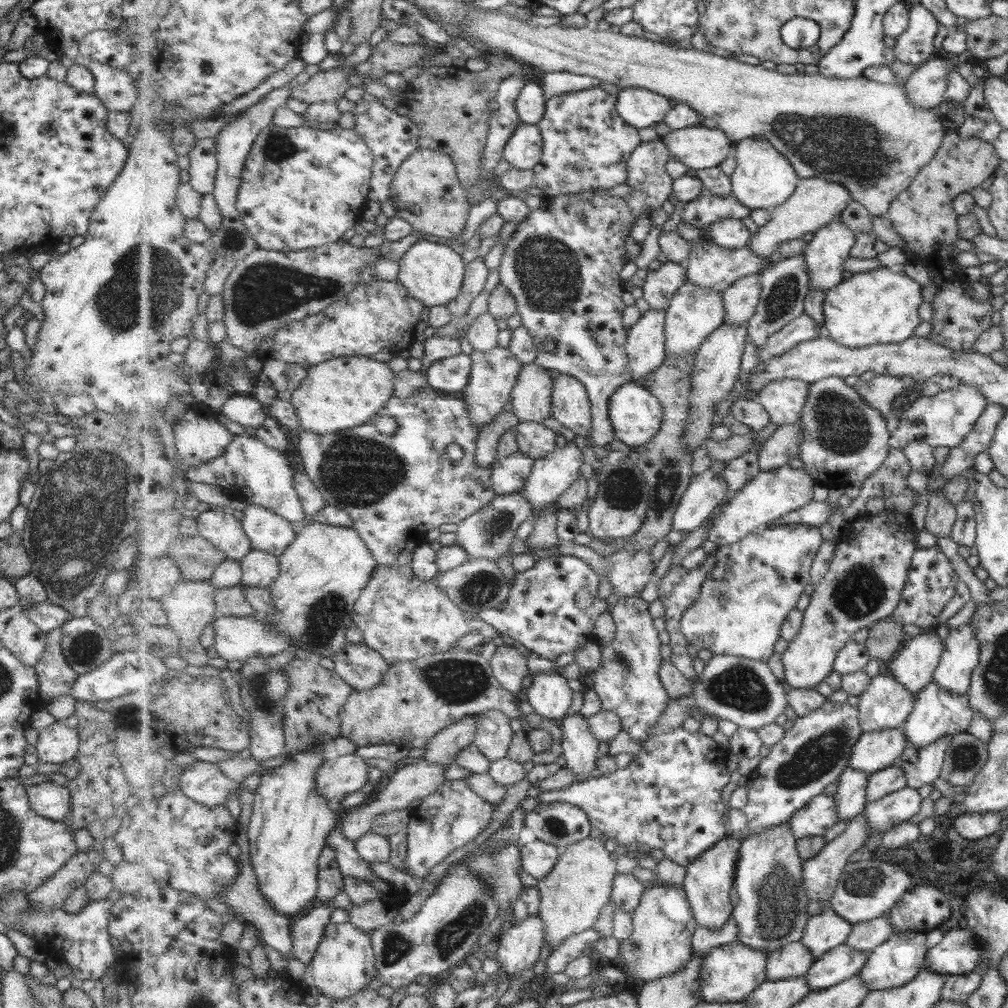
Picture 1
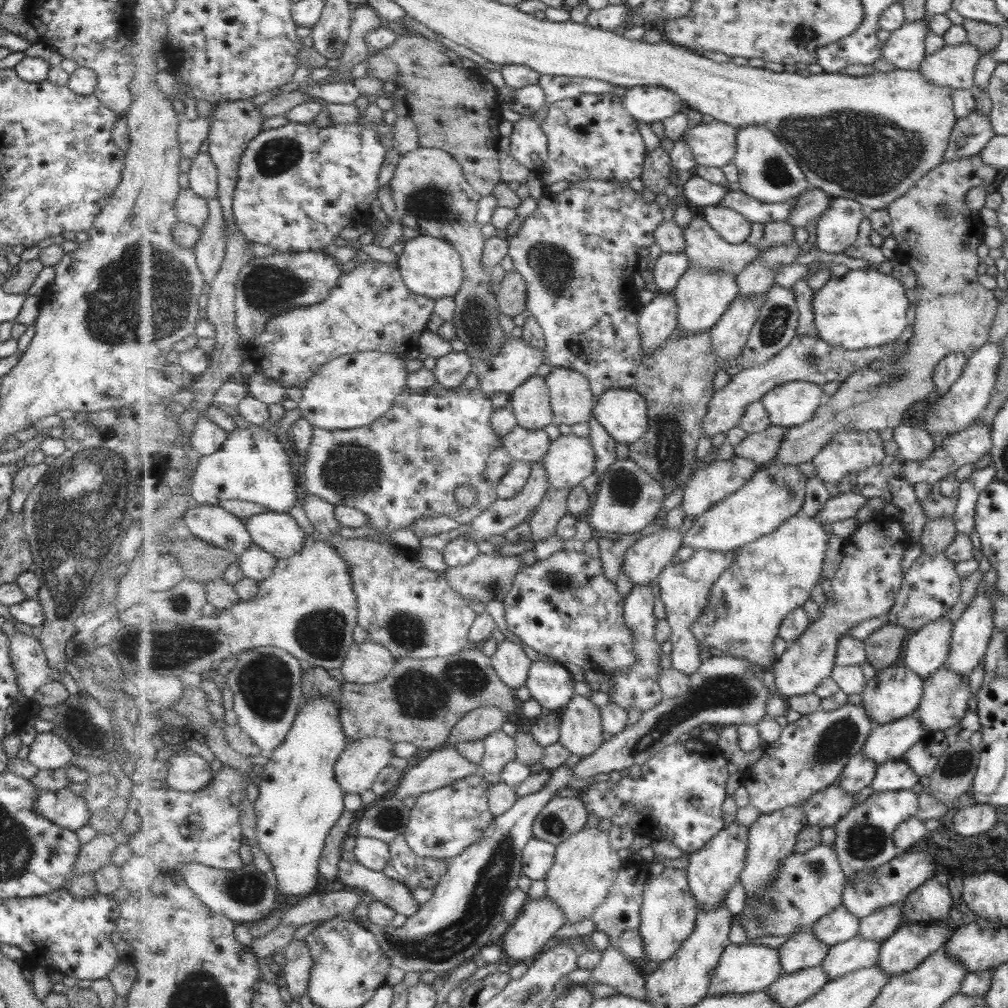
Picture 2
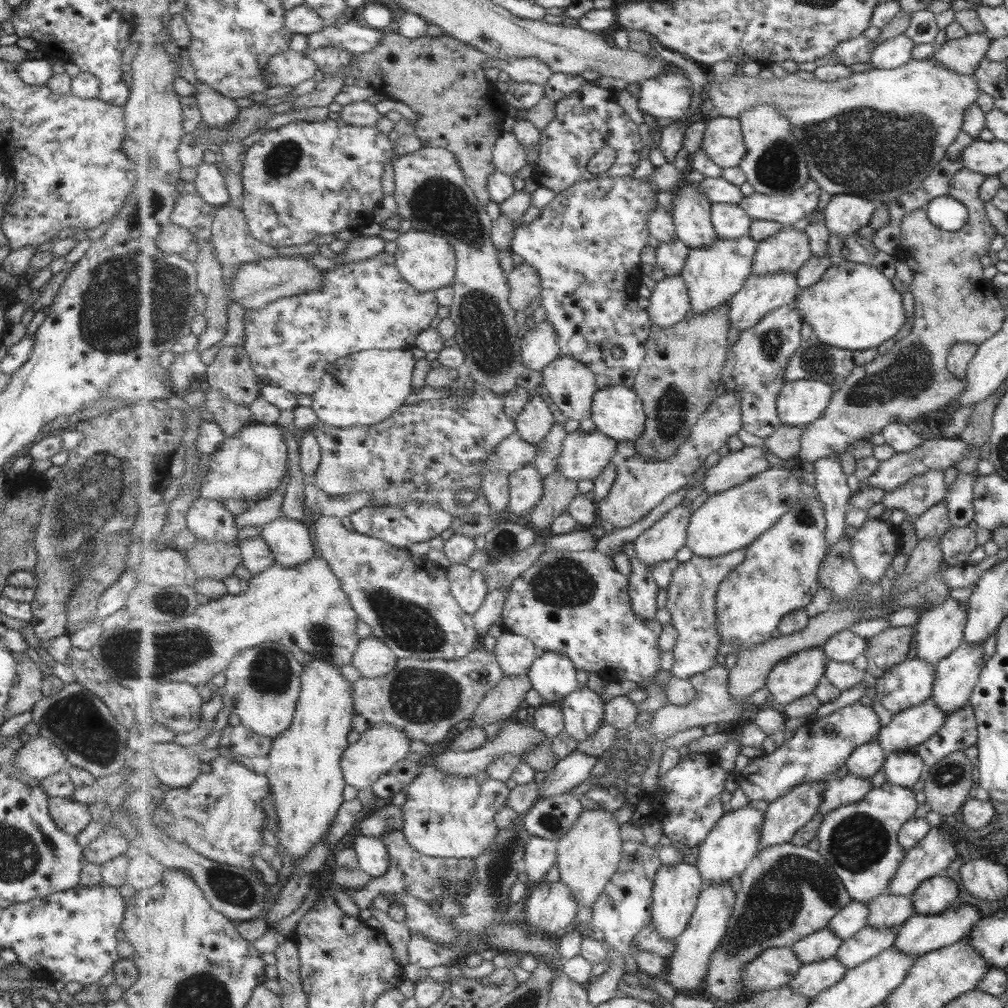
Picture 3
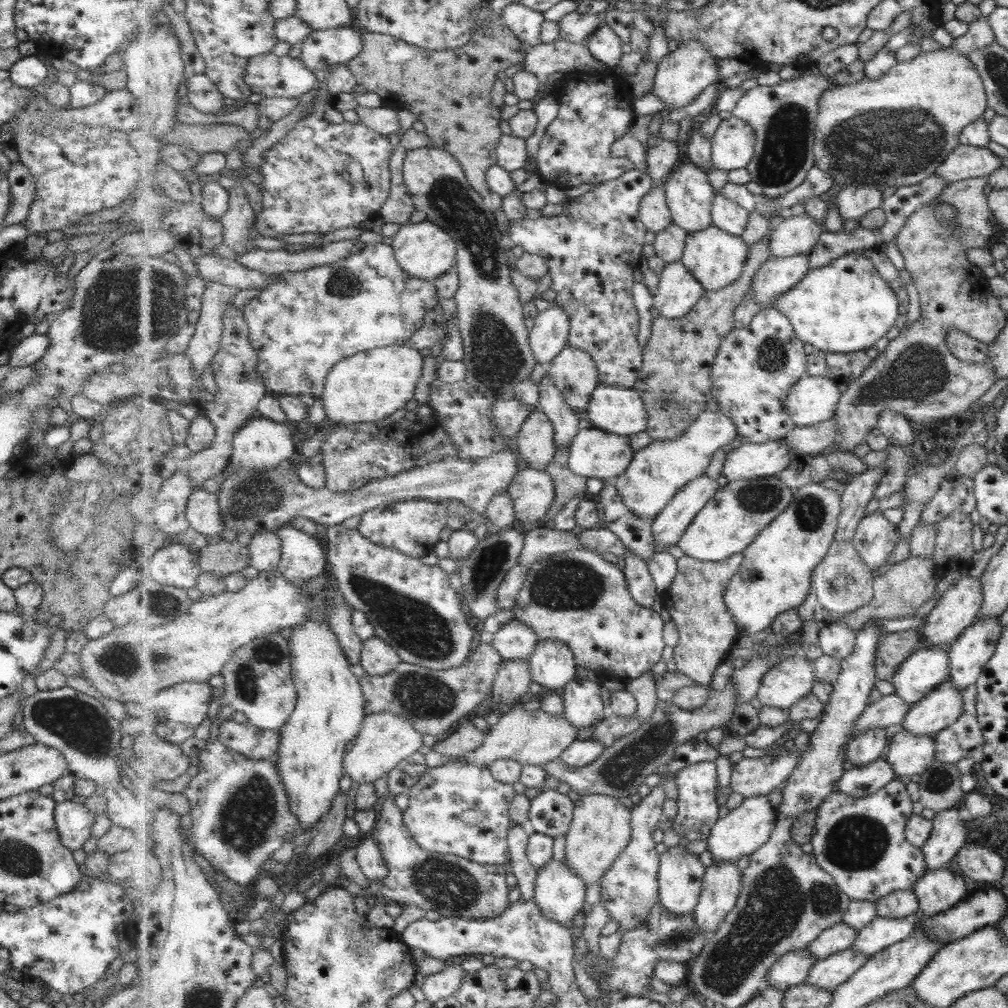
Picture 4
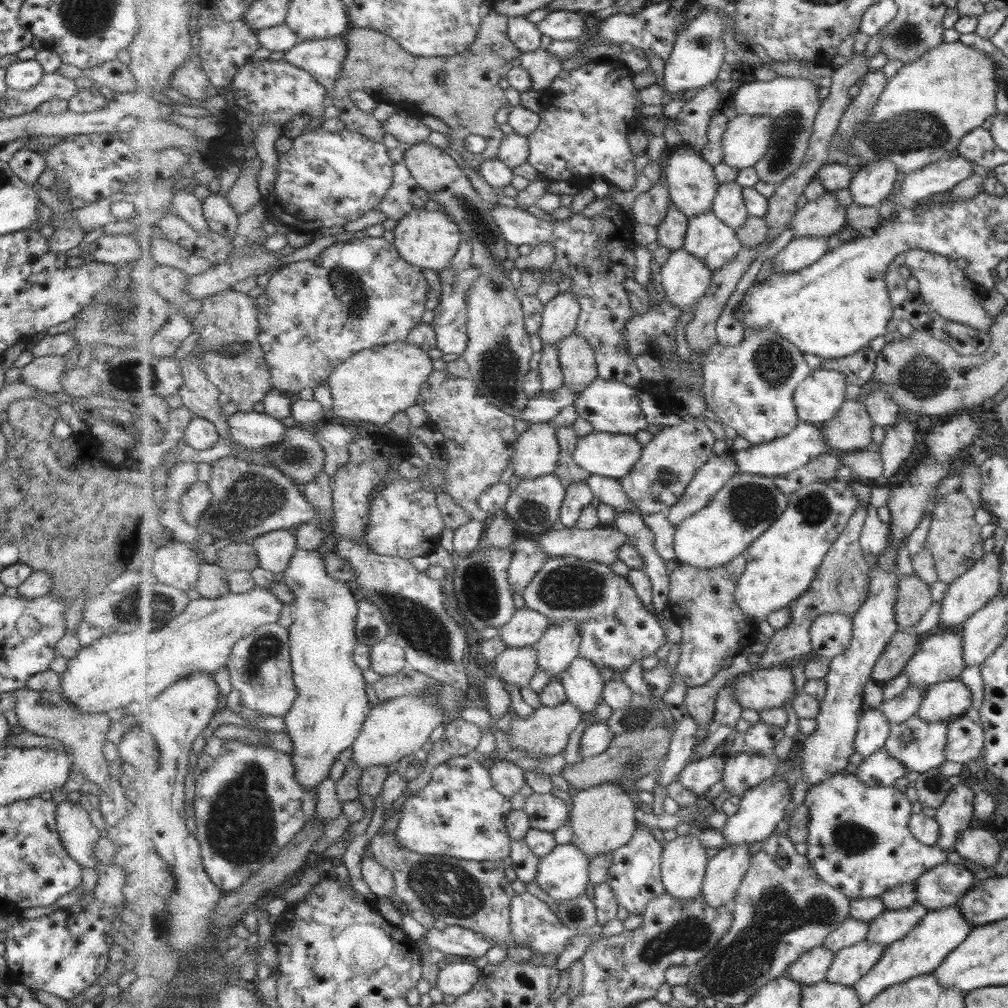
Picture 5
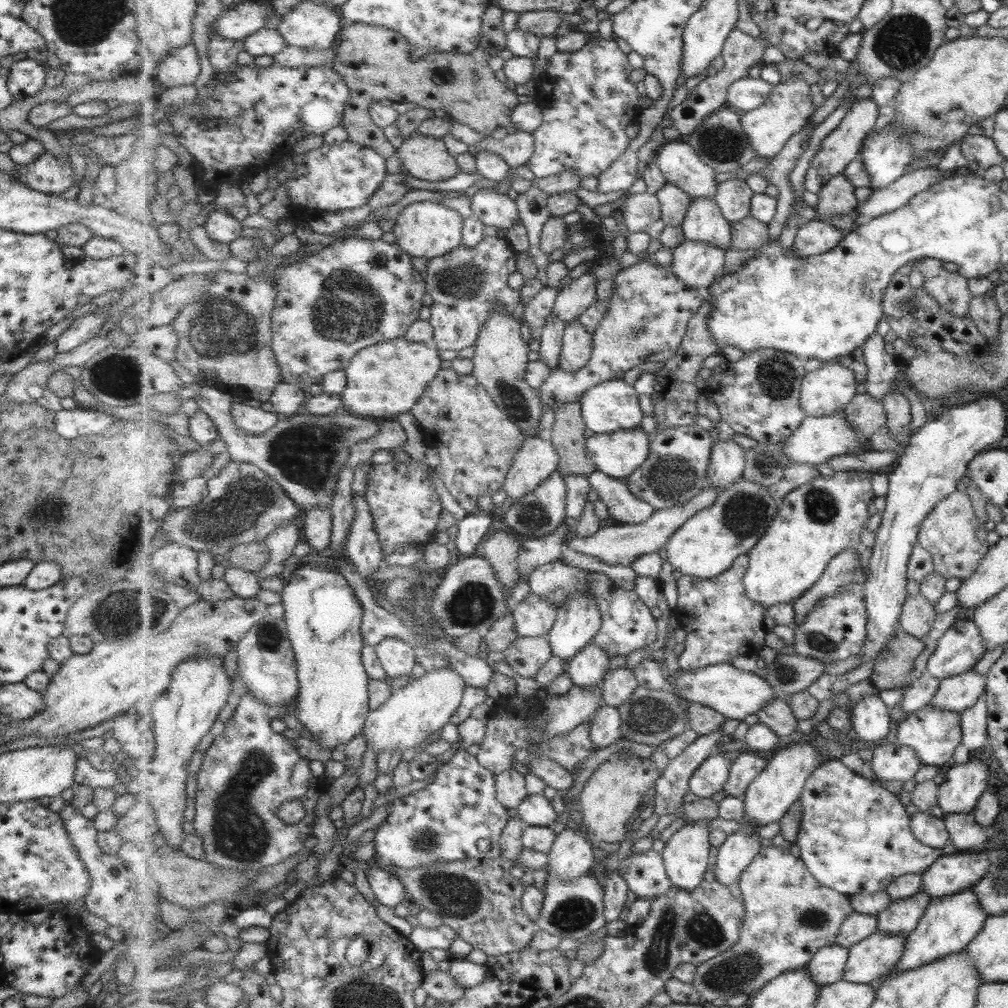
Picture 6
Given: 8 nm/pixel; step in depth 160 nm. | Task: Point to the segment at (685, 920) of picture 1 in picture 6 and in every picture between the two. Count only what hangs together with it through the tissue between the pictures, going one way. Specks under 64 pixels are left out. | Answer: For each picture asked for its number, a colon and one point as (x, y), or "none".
2: (669, 912)
3: (677, 889)
4: (681, 876)
5: (684, 863)
6: (686, 855)

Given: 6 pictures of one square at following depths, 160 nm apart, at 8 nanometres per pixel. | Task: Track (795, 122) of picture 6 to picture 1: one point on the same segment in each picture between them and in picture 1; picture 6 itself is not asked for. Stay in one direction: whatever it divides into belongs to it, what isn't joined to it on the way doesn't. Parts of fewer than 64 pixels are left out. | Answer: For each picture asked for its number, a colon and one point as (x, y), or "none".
1: (699, 147)
2: (716, 143)
3: (724, 143)
4: (733, 146)
5: (748, 139)

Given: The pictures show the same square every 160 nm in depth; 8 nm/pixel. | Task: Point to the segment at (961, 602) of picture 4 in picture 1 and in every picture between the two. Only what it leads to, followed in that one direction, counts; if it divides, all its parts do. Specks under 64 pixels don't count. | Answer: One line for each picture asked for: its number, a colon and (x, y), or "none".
1: (914, 667)
2: (926, 651)
3: (941, 630)

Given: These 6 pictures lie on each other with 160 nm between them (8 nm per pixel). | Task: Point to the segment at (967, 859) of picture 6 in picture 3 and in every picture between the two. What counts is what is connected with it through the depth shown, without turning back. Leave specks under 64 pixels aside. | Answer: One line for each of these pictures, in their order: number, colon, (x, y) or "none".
3: (934, 895)
4: (939, 889)
5: (942, 886)

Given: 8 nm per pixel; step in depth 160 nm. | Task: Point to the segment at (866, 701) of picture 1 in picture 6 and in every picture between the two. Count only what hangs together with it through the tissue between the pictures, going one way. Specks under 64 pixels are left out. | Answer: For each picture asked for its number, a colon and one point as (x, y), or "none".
2: (895, 692)
3: (907, 685)
4: (922, 672)
5: (940, 658)
6: (960, 647)

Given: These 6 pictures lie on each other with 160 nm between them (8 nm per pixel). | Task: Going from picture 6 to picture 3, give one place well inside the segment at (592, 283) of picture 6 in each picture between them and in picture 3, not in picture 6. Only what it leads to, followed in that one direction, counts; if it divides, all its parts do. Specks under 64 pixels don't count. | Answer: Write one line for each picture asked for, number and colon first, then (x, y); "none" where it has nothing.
3: (540, 346)
4: (550, 335)
5: (560, 318)

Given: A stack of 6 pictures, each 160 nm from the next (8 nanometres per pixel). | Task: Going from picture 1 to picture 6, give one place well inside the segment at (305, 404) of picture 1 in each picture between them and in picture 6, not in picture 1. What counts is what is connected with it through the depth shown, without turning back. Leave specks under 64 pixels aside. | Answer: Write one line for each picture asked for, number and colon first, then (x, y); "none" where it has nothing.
2: (355, 390)
3: (367, 388)
4: (370, 386)
5: (373, 386)
6: (387, 379)

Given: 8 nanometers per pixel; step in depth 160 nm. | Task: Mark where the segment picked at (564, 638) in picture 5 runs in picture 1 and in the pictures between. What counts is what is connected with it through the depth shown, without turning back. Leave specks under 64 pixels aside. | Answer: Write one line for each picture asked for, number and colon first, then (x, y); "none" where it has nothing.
1: (549, 694)
2: (551, 683)
3: (554, 676)
4: (553, 665)

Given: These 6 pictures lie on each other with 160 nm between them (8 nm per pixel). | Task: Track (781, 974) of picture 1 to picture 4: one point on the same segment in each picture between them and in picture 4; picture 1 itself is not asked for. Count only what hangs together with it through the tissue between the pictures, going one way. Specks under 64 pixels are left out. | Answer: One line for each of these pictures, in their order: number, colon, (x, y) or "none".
2: (804, 950)
3: (824, 944)
4: (841, 936)

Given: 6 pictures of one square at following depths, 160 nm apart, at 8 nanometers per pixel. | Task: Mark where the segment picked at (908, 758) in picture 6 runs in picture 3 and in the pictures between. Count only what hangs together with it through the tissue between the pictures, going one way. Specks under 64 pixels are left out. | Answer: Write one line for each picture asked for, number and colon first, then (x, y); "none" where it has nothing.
3: (845, 789)
4: (860, 781)
5: (882, 769)

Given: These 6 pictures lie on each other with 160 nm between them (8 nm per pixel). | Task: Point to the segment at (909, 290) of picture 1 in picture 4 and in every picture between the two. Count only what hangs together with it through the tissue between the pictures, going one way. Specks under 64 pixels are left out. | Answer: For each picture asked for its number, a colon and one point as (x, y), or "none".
2: (864, 308)
3: (854, 306)
4: (844, 307)

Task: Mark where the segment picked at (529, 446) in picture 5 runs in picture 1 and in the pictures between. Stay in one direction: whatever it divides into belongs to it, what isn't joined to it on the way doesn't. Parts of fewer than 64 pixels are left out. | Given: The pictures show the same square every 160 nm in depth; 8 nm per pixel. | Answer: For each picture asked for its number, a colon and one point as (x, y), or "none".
1: (532, 401)
2: (531, 403)
3: (535, 423)
4: (536, 443)

